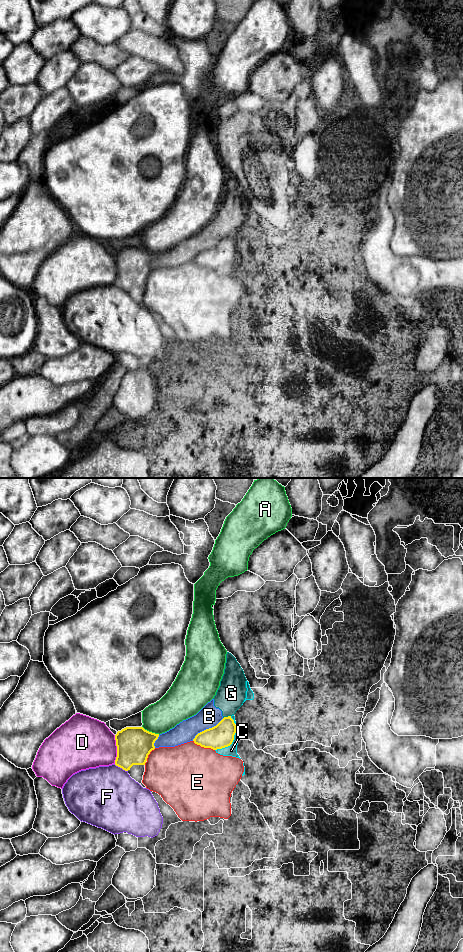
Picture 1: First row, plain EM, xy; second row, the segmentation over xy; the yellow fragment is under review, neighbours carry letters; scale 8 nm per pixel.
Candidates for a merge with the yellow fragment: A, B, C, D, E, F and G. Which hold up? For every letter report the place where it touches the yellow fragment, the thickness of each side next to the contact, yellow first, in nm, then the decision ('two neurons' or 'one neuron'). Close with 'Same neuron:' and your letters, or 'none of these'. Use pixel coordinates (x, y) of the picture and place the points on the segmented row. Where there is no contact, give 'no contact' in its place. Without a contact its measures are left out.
A: contact xy (151, 732); calibres 280 and 240 nm; two neurons
B: contact xy (207, 729); calibres 190 and 180 nm; two neurons
C: contact xy (228, 745); calibres 190 and 90 nm; two neurons
D: contact xy (117, 749); calibres 280 and 400 nm; two neurons
E: contact xy (203, 746); calibres 190 and 480 nm; two neurons
F: contact xy (121, 767); calibres 280 and 460 nm; two neurons
G: contact xy (226, 717); calibres 190 and 220 nm; two neurons
Same neuron: none of these

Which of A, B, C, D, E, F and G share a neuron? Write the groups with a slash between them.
A / B C G / D / E / F

